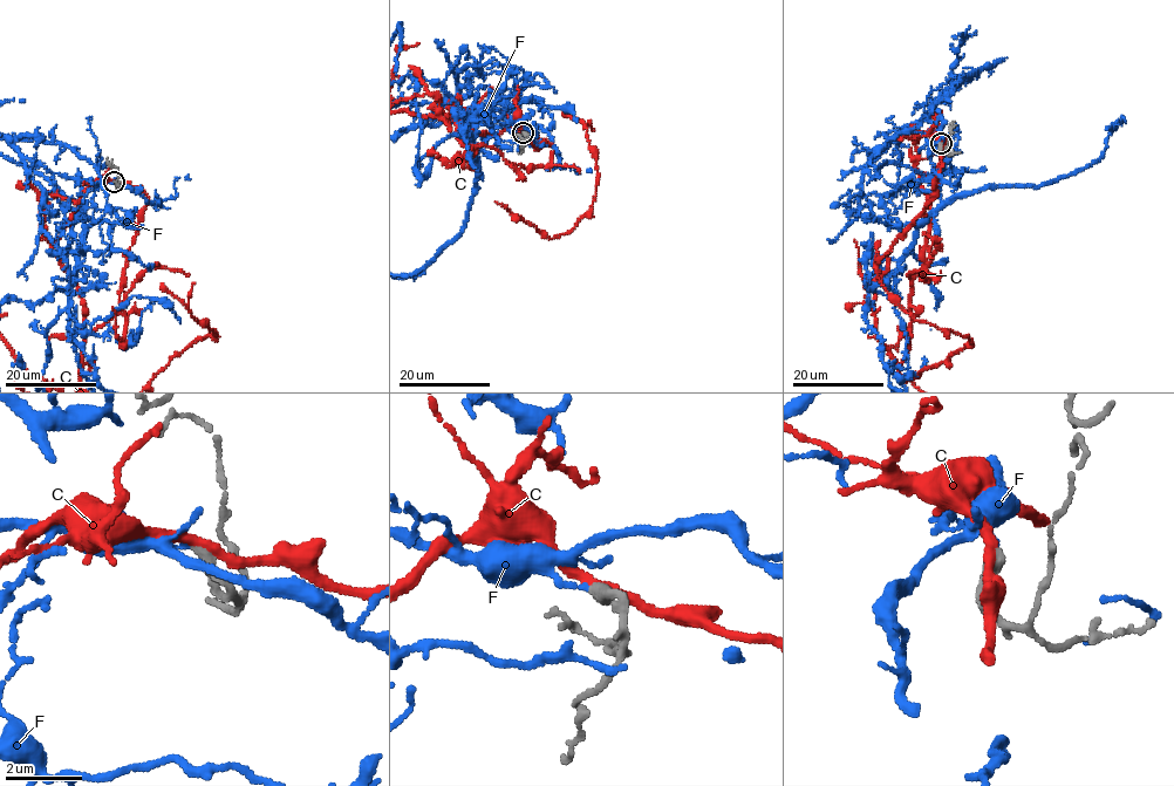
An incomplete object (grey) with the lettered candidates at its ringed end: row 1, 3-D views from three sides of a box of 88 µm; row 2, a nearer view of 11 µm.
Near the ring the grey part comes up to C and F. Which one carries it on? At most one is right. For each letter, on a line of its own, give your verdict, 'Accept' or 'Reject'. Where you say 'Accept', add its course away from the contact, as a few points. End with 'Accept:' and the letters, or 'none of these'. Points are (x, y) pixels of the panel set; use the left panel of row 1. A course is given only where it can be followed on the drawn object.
C: Reject
F: Accept
Accept: F

